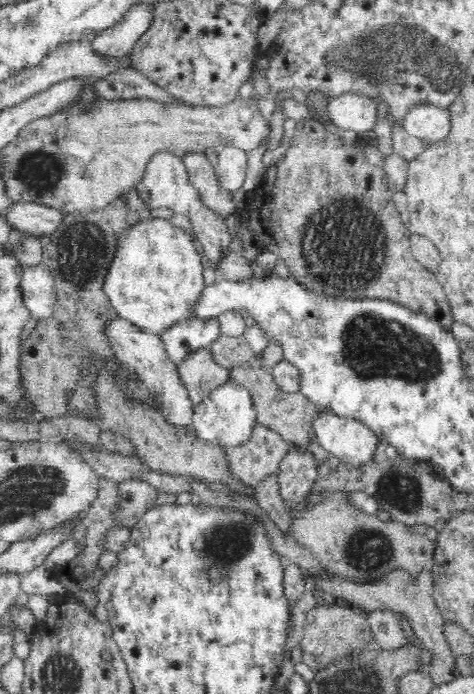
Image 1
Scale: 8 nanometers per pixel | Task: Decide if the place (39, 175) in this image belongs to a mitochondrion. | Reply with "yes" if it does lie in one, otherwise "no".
yes

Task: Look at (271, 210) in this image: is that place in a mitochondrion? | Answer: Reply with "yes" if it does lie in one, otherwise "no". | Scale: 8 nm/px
no

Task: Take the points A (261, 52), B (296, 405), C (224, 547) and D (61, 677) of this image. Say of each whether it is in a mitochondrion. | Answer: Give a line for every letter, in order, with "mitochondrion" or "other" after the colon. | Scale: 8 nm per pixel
A: other
B: other
C: mitochondrion
D: mitochondrion

